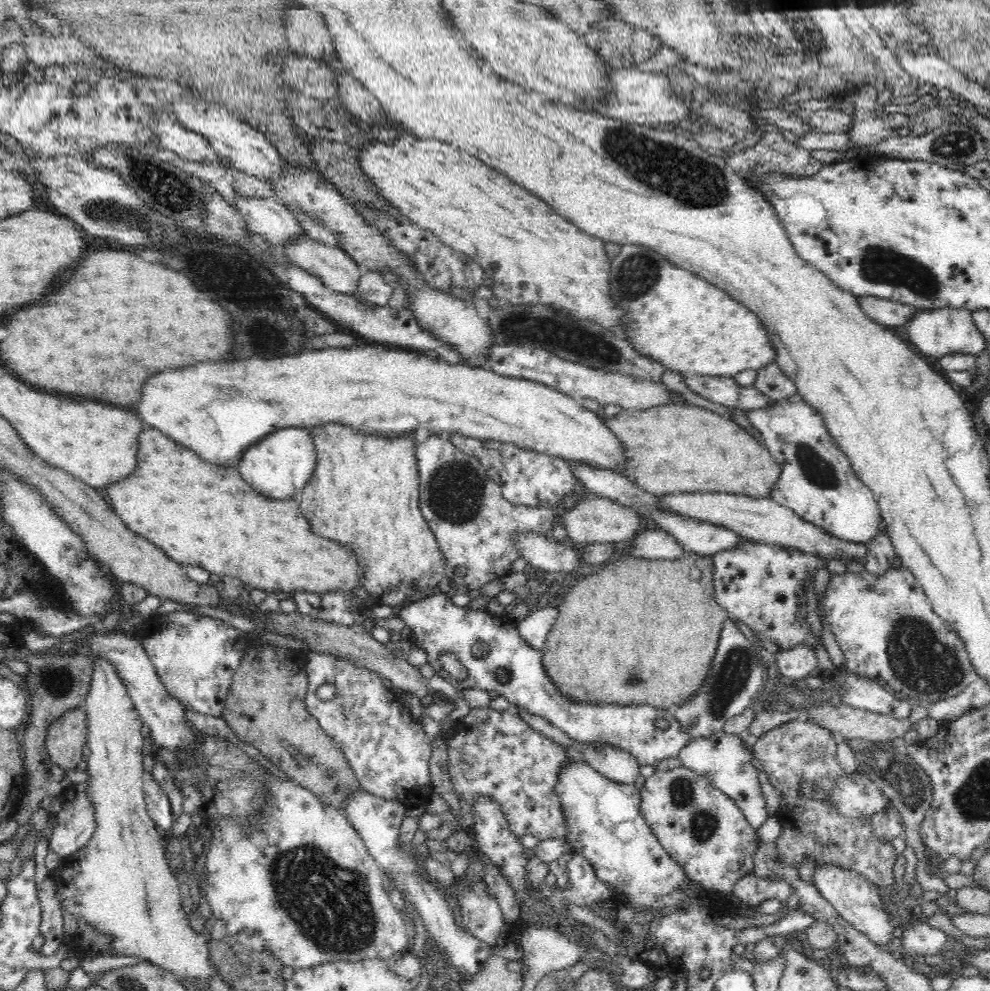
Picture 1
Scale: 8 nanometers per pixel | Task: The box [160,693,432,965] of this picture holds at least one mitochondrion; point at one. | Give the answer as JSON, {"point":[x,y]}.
{"point":[331,906]}

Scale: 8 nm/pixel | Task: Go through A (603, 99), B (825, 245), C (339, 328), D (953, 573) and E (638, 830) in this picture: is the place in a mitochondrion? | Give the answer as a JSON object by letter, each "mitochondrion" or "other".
{"A":"other","B":"other","C":"other","D":"other","E":"other"}

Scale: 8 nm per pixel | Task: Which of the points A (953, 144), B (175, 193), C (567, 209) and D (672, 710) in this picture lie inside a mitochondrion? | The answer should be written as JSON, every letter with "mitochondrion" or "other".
{"A":"mitochondrion","B":"mitochondrion","C":"other","D":"other"}

